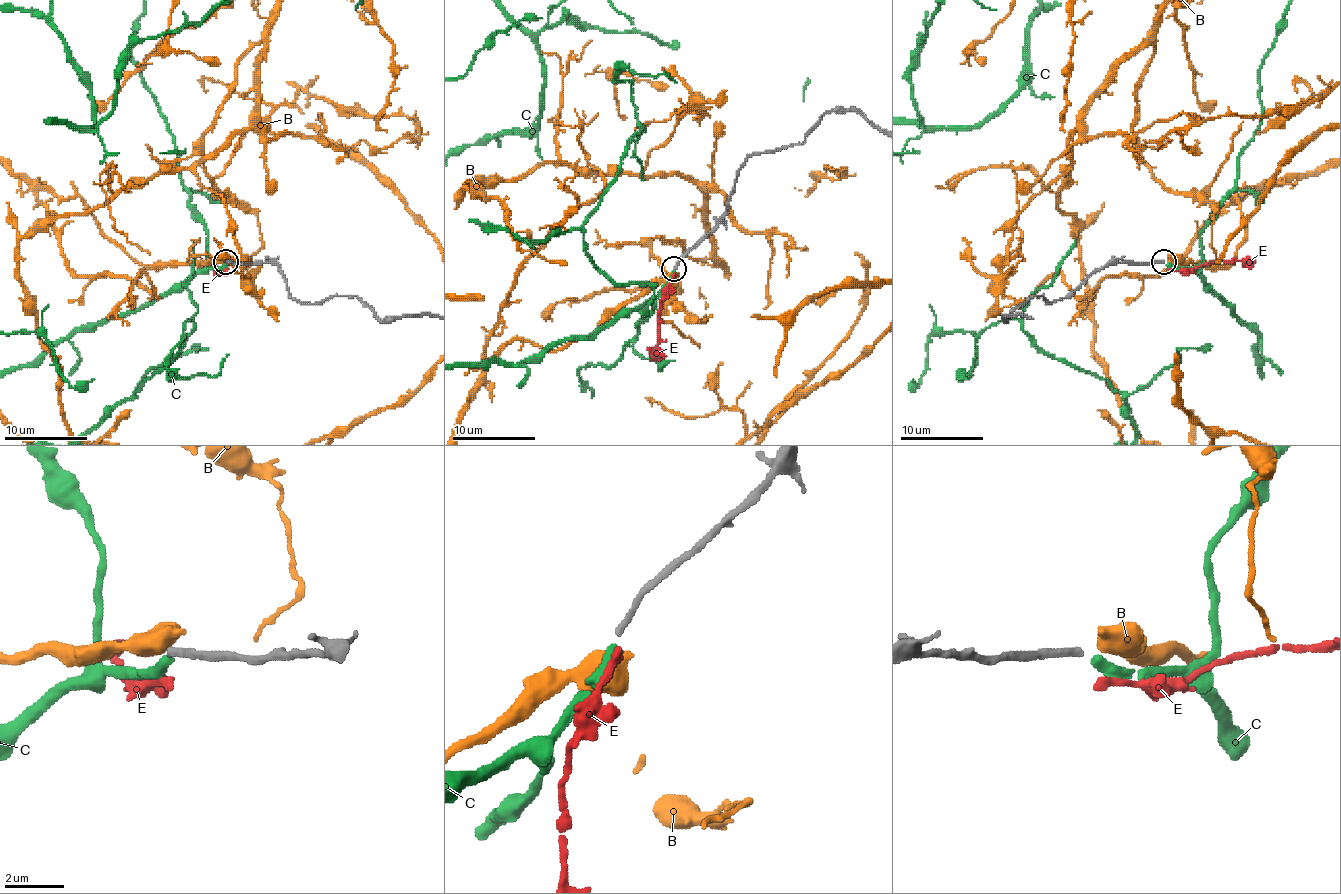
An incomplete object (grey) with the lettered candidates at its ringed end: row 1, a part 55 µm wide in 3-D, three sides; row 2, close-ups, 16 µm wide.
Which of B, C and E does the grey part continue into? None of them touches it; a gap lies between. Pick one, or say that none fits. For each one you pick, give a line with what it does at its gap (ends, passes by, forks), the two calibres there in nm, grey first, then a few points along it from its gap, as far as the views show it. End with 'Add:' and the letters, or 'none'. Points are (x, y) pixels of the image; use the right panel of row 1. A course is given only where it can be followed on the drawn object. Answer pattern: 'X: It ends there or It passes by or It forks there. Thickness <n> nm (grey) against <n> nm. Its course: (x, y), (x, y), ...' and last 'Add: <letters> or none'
Add: none

